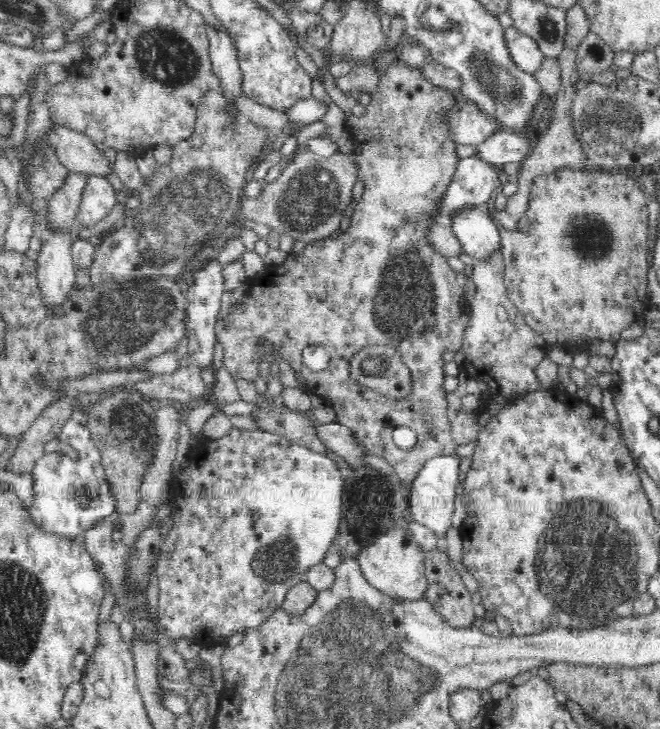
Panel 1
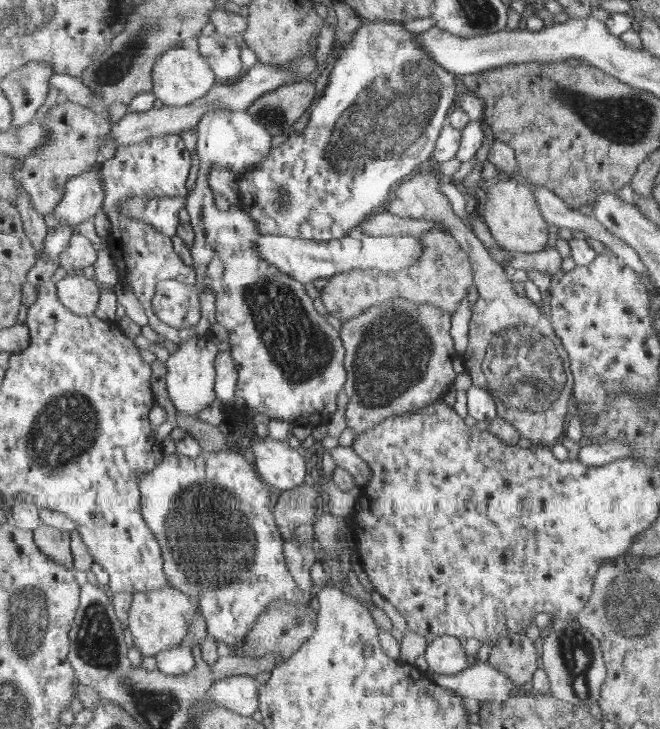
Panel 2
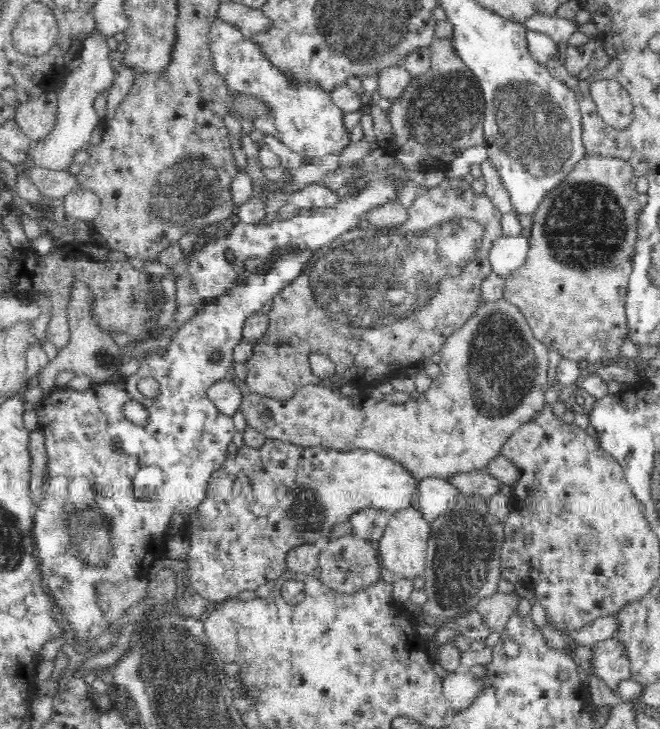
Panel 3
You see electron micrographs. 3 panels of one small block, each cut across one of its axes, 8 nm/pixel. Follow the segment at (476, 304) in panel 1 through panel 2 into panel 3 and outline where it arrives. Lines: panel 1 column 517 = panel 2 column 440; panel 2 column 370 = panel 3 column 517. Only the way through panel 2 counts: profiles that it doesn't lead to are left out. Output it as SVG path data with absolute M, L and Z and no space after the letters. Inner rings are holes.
M503 297L492 303L482 302L480 308L476 312L476 316L472 316L466 320L466 324L462 328L453 332L446 340L441 351L441 362L439 363L440 372L436 378L432 379L432 383L428 390L421 393L419 398L411 399L402 404L392 404L384 400L376 400L367 393L360 390L352 396L342 395L339 388L330 387L328 384L314 384L306 387L299 387L297 391L287 399L278 400L272 397L265 397L258 393L251 393L243 396L242 404L239 411L245 416L247 426L254 430L260 431L267 440L275 440L284 444L293 444L300 448L324 448L340 451L350 451L354 449L373 450L382 456L388 457L397 463L402 464L408 471L412 473L418 480L426 477L438 477L448 479L454 474L462 472L472 472L475 470L486 471L488 464L497 456L501 455L500 450L504 444L508 442L512 434L516 432L523 424L530 422L540 411L544 409L546 404L544 396L546 396L546 388L548 388L548 368L549 368L549 348L544 346L540 340L536 339L532 334L530 327L527 325L523 314L519 308L504 300Z

